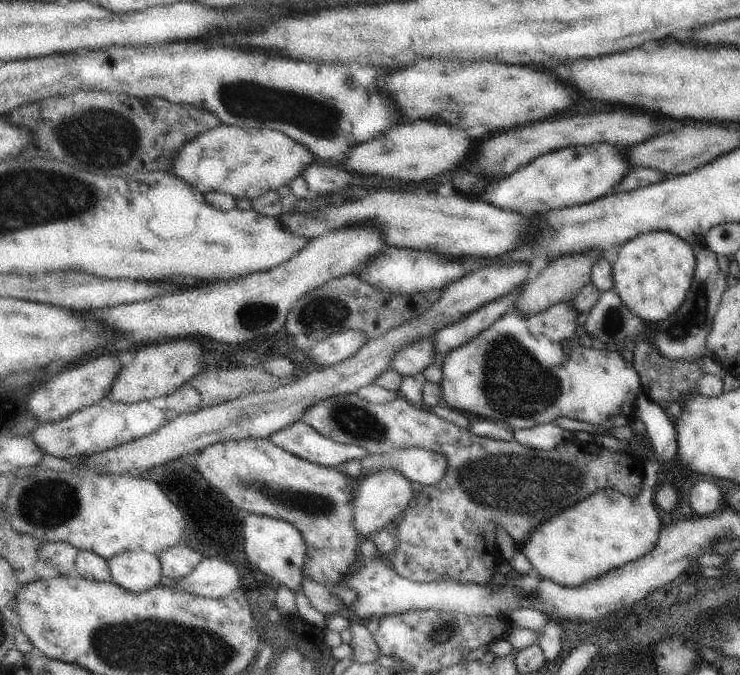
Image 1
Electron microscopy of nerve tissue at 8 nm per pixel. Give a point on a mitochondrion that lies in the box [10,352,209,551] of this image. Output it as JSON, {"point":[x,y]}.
{"point":[54,502]}

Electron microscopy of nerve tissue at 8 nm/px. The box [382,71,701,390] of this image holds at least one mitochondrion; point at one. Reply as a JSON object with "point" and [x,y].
{"point":[612,322]}

